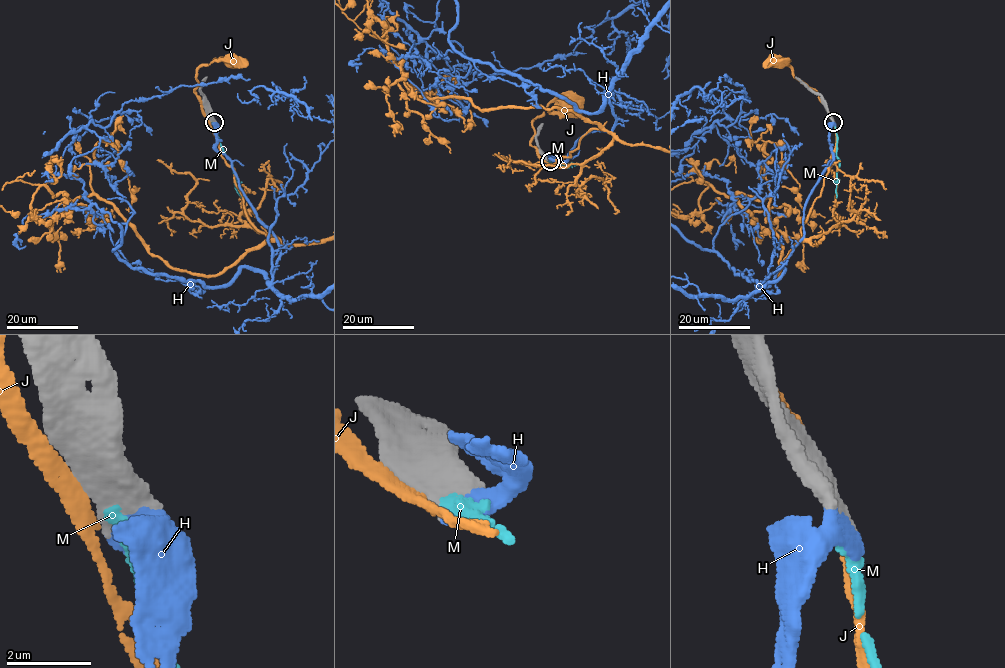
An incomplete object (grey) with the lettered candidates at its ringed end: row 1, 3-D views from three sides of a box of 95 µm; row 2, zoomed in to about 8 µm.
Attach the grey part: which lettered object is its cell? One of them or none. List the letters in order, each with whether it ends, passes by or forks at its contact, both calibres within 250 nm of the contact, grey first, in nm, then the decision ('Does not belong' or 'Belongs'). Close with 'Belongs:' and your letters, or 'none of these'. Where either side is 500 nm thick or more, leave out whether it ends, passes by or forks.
H: Thickness 600 nm (grey) against 320 nm. Belongs
J: Thickness 600 nm (grey) against 280 nm. Does not belong
M: Thickness 550 nm (grey) against 320 nm. Does not belong
Belongs: H

